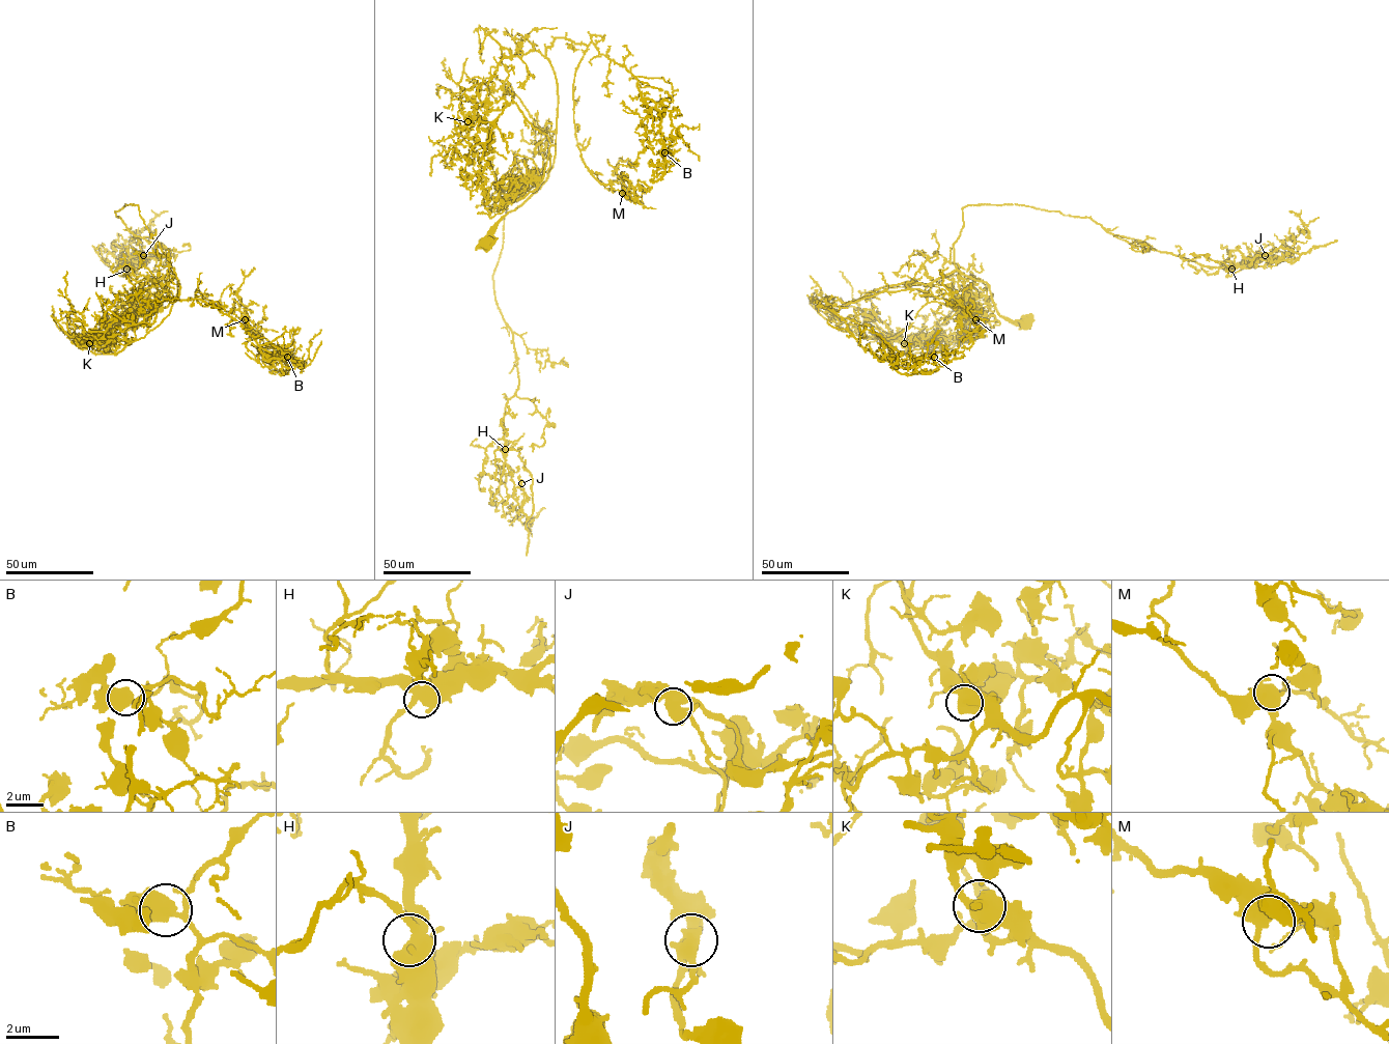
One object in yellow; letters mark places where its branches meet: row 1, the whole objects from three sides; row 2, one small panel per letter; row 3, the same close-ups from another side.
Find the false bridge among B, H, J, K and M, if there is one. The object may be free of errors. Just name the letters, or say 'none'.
J

